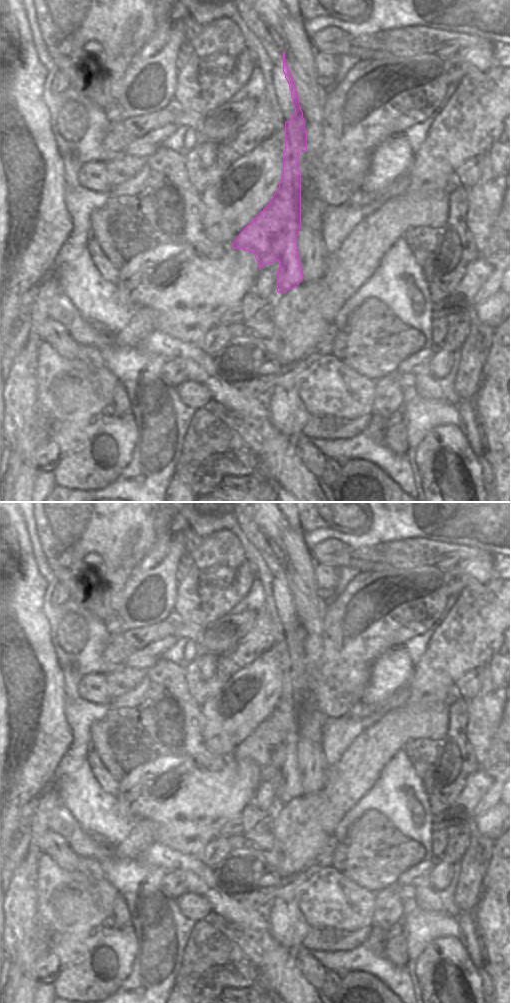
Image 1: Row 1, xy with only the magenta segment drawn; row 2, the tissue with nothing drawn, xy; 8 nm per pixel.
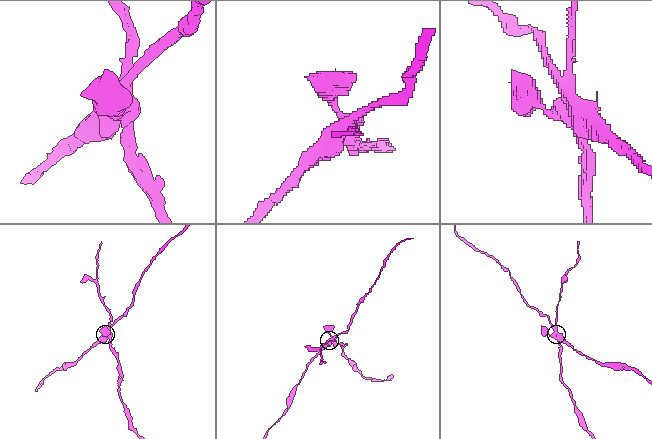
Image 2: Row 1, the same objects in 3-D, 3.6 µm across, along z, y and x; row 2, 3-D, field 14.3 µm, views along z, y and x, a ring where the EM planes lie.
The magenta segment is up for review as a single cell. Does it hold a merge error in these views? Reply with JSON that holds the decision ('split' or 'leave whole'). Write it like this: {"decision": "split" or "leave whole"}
{"decision": "split"}

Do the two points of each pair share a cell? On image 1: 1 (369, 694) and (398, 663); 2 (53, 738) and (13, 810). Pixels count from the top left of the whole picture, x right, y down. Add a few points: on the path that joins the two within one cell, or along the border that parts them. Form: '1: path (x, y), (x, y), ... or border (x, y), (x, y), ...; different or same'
1: path (377, 686), (392, 671); same
2: path (35, 756), (13, 778), (13, 792); same

